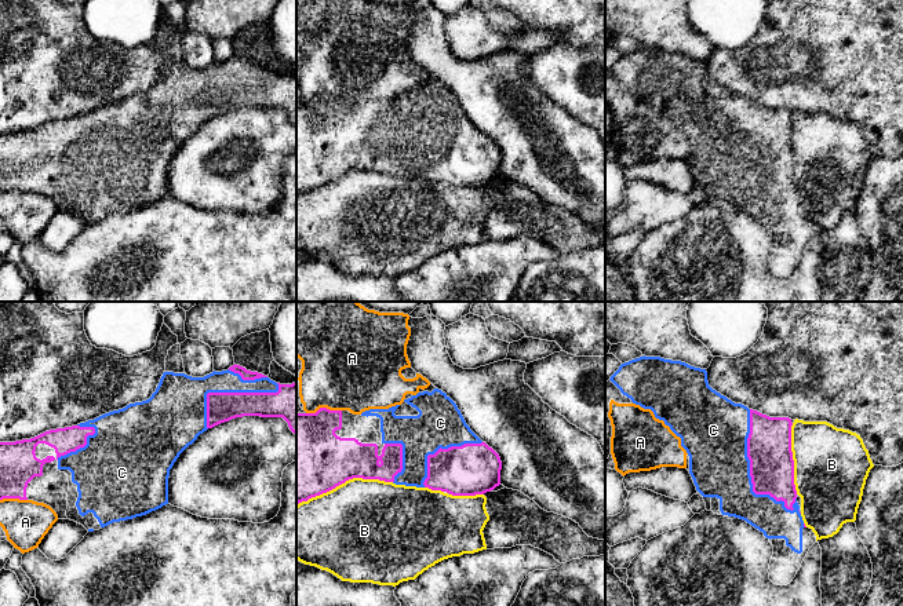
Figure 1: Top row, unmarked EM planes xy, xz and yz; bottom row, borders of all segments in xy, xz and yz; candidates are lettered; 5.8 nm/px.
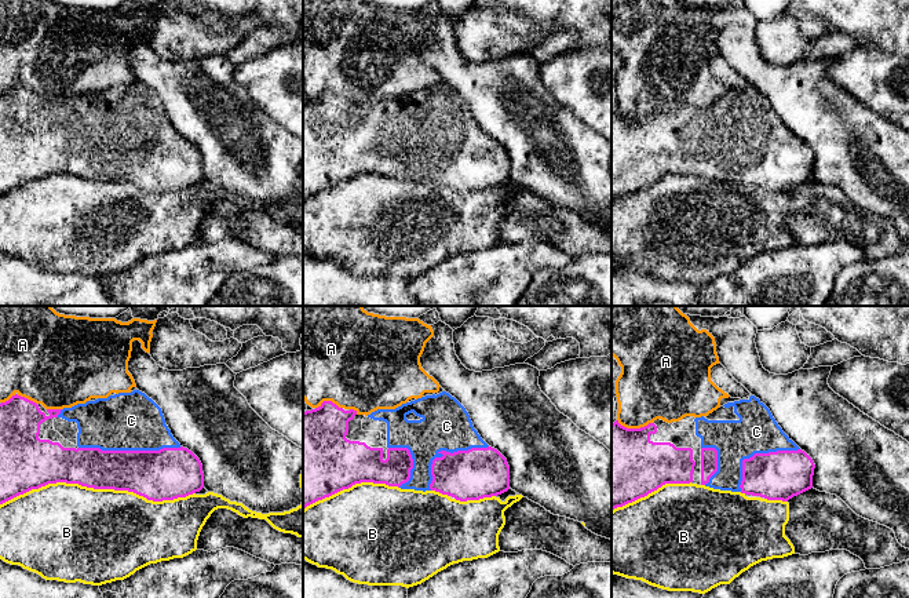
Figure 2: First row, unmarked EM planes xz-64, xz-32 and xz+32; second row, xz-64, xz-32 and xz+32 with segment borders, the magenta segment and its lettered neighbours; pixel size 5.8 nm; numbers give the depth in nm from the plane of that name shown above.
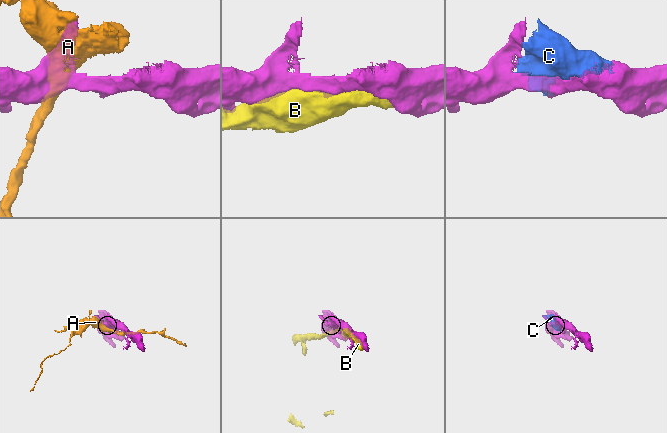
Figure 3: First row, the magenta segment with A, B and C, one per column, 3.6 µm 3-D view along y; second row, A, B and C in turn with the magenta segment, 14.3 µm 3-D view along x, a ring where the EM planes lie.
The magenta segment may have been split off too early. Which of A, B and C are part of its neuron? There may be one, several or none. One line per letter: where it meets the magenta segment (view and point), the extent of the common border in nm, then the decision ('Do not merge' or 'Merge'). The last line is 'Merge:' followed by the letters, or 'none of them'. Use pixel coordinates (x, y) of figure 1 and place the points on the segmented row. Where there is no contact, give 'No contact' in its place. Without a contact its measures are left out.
A: Touches magenta at xz (323, 408). Shared border 200 nm. Do not merge
B: Touches magenta at xz (343, 482). Shared border 600 nm. Do not merge
C: Touches magenta at yz (750, 470). Shared border 650 nm. Merge
Merge: C

